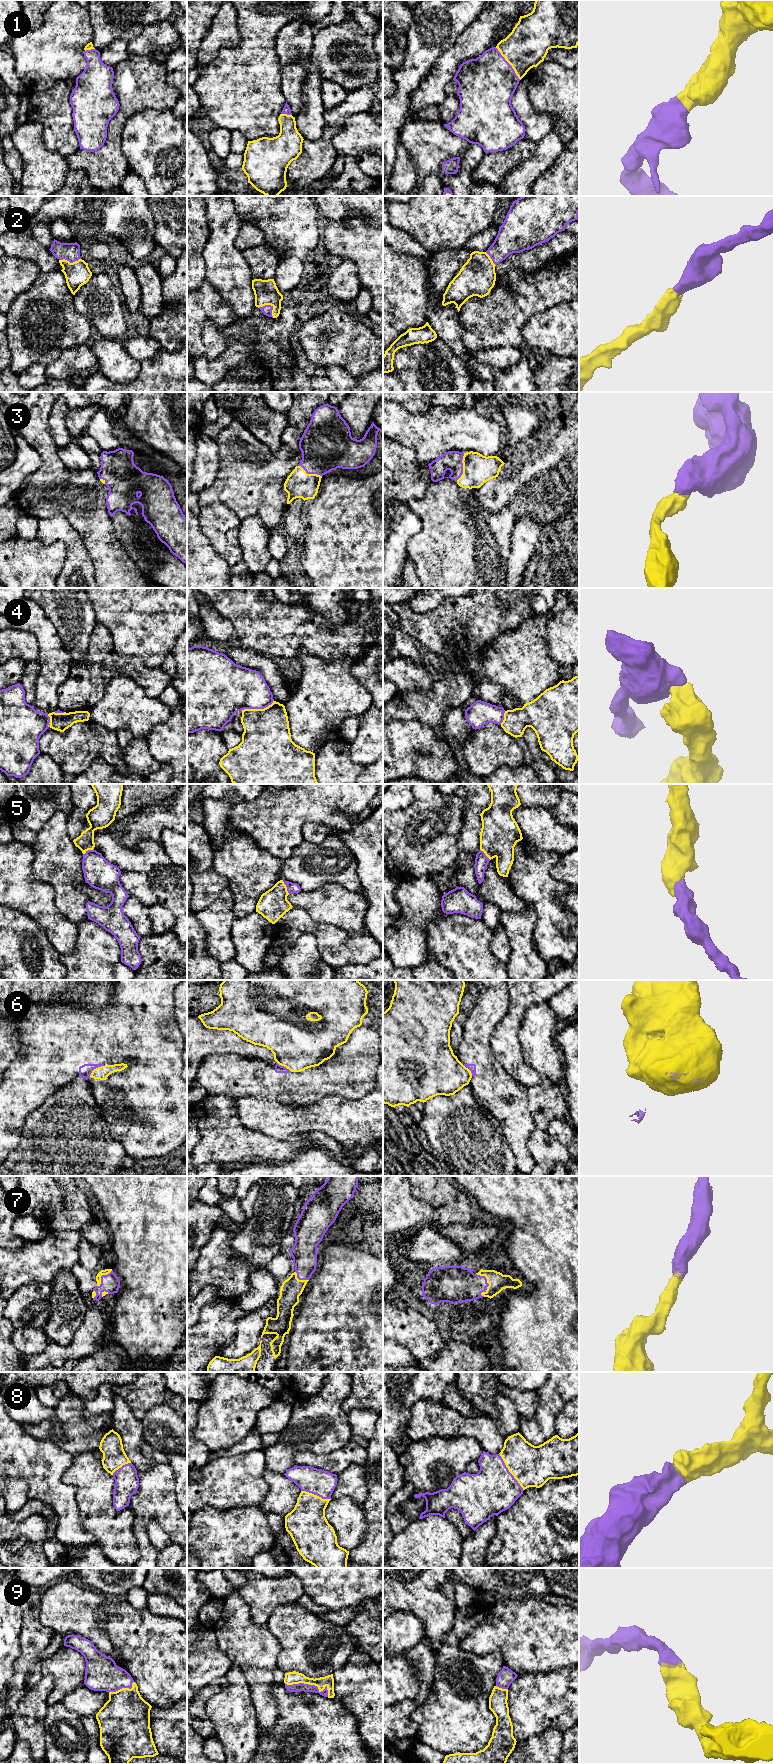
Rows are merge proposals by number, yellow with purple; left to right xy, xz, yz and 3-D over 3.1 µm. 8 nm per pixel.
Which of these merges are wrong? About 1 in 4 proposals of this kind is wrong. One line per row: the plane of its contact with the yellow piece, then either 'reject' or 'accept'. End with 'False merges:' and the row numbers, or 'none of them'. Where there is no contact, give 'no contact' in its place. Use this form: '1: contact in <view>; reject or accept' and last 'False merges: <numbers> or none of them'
1: contact in yz; accept
2: contact in xz; accept
3: contact in yz; accept
4: contact in xz; reject
5: contact in xz; accept
6: contact in xy; reject
7: contact in yz; accept
8: contact in yz; accept
9: contact in xz; accept
False merges: 4, 6

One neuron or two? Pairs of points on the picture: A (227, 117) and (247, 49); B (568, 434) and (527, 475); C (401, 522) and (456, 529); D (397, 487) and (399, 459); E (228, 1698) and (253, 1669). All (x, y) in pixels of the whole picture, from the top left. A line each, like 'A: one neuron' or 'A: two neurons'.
A: one neuron
B: one neuron
C: two neurons
D: one neuron
E: two neurons

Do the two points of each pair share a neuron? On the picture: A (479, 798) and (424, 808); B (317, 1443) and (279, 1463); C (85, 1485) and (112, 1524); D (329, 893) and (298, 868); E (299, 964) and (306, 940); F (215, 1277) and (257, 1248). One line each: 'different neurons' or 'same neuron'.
A: different neurons
B: same neuron
C: same neuron
D: different neurons
E: same neuron
F: different neurons

